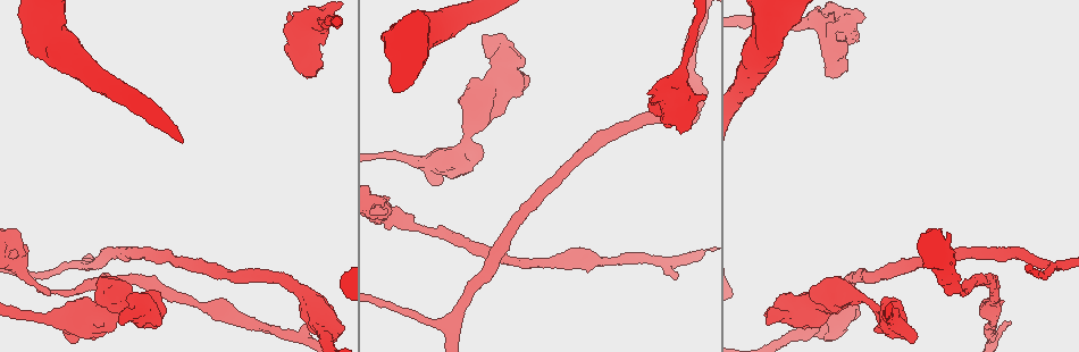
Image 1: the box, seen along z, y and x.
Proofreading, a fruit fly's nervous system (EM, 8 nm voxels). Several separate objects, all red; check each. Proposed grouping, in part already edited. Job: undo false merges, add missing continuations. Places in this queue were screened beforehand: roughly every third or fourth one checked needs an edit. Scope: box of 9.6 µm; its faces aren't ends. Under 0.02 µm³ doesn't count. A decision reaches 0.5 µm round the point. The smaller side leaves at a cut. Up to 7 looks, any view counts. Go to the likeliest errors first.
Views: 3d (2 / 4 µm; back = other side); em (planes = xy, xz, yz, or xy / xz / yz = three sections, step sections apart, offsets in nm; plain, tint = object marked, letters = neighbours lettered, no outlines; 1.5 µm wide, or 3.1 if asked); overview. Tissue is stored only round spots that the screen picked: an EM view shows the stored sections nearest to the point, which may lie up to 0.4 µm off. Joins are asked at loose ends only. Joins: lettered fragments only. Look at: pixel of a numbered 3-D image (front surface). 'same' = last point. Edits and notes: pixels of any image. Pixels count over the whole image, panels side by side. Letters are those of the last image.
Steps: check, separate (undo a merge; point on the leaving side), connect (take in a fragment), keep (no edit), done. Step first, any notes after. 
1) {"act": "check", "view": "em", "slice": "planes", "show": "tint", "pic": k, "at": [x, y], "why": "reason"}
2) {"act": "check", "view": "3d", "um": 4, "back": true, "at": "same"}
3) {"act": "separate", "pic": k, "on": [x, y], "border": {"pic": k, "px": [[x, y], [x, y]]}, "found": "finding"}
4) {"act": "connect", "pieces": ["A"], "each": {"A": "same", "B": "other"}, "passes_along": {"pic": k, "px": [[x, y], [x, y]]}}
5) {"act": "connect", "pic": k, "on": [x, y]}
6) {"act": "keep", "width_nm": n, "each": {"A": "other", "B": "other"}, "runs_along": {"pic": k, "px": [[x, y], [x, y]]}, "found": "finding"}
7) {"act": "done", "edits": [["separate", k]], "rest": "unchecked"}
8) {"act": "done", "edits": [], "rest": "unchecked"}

{"act": "check", "view": "3d", "um": 4, "pic": 1, "at": [484, 37], "why": "branch stops here"}

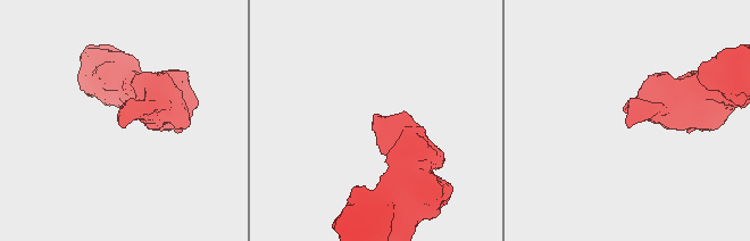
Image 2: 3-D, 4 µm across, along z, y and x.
{"act": "check", "view": "em", "slice": "planes", "show": "letters", "pic": 2, "at": [125, 127]}

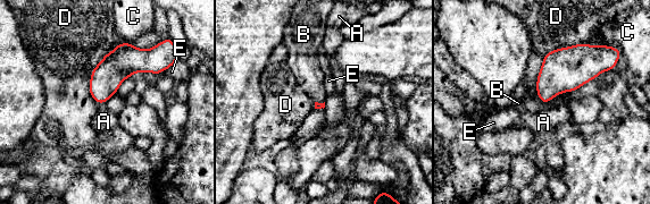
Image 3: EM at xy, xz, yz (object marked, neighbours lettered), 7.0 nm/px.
{"act": "keep", "longest_contact_nm": ["D", 400], "each": {"A": "other", "B": "other", "C": "other", "D": "other", "E": "other"}, "border": {"pic": 3, "px": [[536, 96], [546, 104]]}, "found": "none of them fits"}

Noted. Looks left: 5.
{"act": "check", "view": "em", "slice": "planes", "show": "letters", "pic": 1, "at": [677, 276], "why": "free end"}

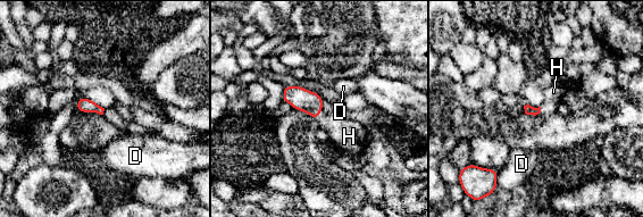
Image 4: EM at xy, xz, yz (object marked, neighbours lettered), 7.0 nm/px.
{"act": "connect", "pieces": ["H"], "each": {"D": "other", "H": "same"}, "found": "the cell continues"}

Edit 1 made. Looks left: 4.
{"act": "check", "view": "em", "slice": "xy", "step": 4, "show": "letters", "pic": 1, "at": [117, 314], "why": "an open end"}

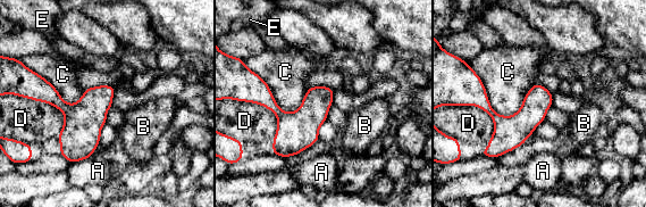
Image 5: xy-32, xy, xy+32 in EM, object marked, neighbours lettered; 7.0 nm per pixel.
{"act": "check", "view": "em", "slice": "yz", "step": 8, "show": "letters", "at": "same"}

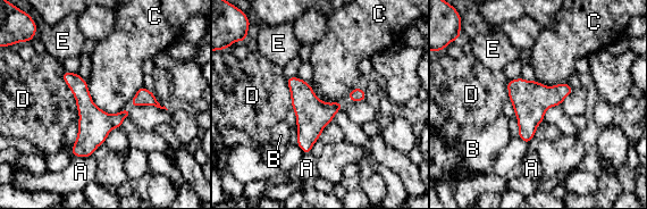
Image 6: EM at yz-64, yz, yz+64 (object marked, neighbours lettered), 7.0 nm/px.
{"act": "keep", "each": {"A": "other", "B": "other", "C": "other", "D": "other", "E": "other"}, "border": {"pic": 6, "px": [[86, 81], [97, 106], [123, 109]]}, "found": "none of them fits"}

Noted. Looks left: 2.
{"act": "done", "edits": [["connect", 4]], "rest": "unchecked"}

